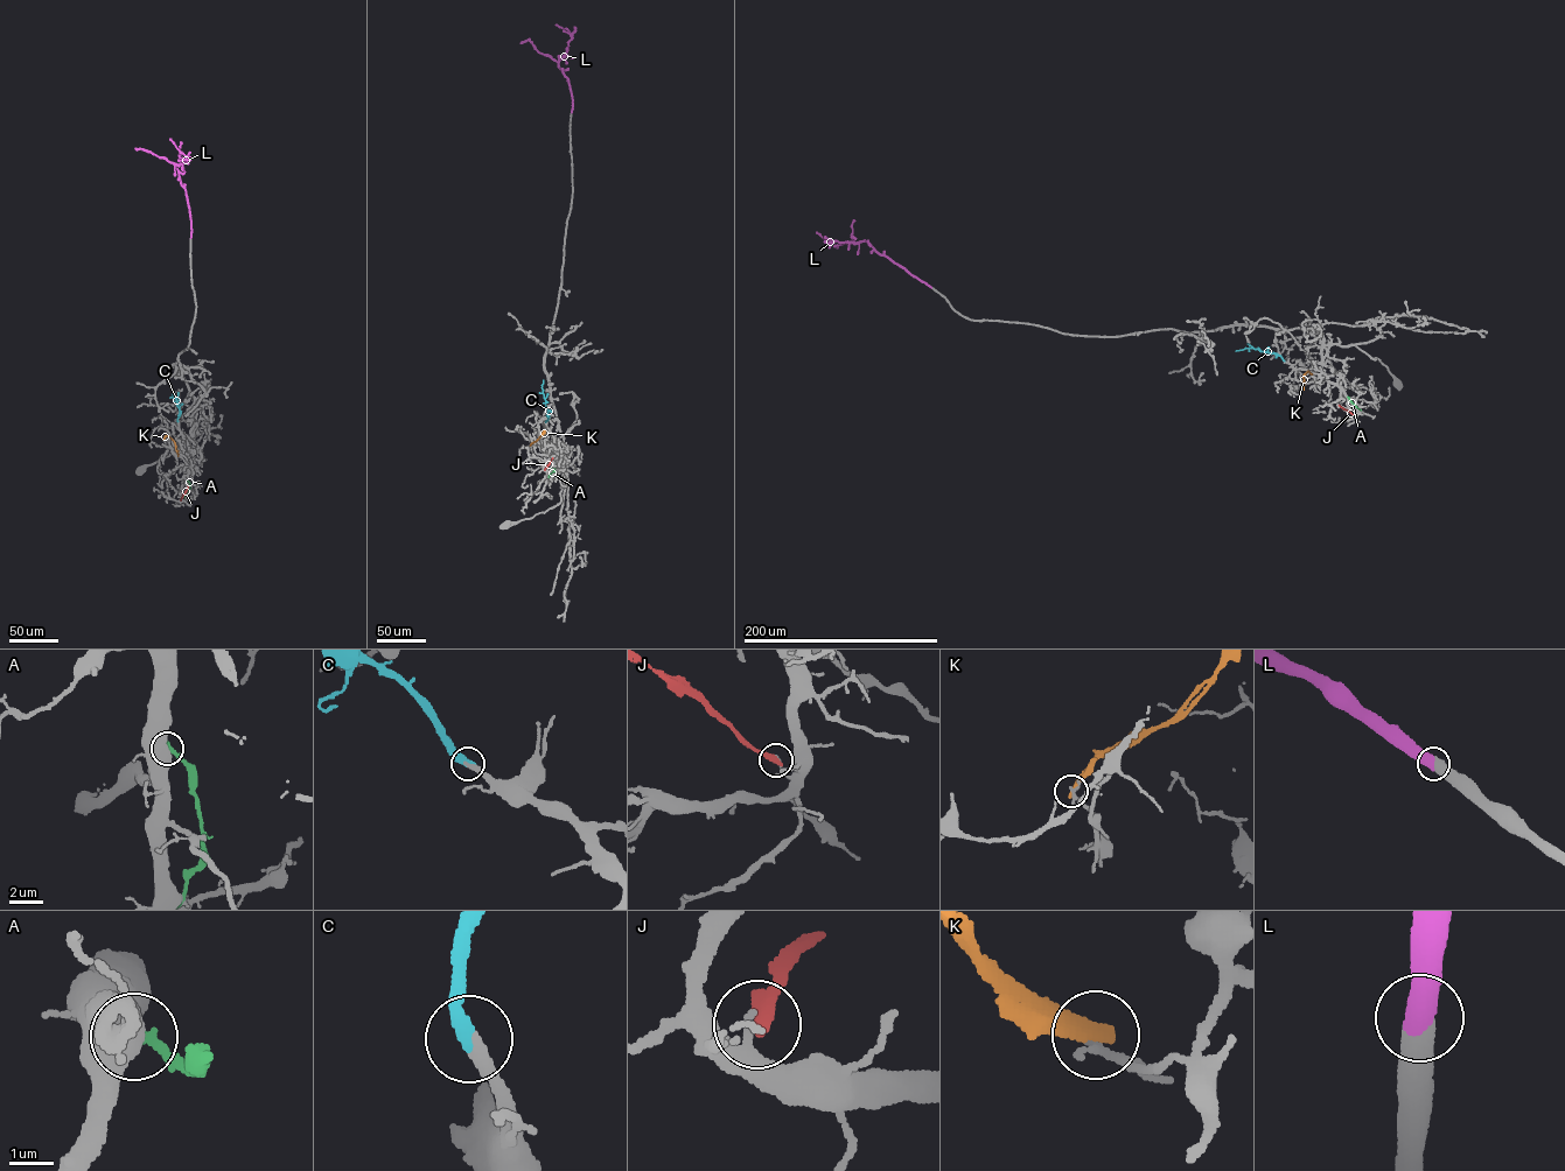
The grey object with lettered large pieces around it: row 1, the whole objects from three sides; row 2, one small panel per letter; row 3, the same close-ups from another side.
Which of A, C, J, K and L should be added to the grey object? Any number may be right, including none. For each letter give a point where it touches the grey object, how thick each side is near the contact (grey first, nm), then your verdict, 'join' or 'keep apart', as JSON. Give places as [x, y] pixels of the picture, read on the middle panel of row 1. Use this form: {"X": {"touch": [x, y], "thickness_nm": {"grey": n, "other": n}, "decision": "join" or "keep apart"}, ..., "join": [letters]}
{"A": {"touch": [552, 469], "thickness_nm": {"grey": 500, "other": 360}, "decision": "keep apart"}, "C": {"touch": [545, 422], "thickness_nm": {"grey": 360, "other": 420}, "decision": "join"}, "J": {"touch": [544, 470], "thickness_nm": {"grey": 130, "other": 360}, "decision": "keep apart"}, "K": {"touch": [530, 444], "thickness_nm": {"grey": 200, "other": 320}, "decision": "keep apart"}, "L": {"touch": [571, 112], "thickness_nm": {"grey": 600, "other": 550}, "decision": "join"}, "join": ["C", "L"]}

